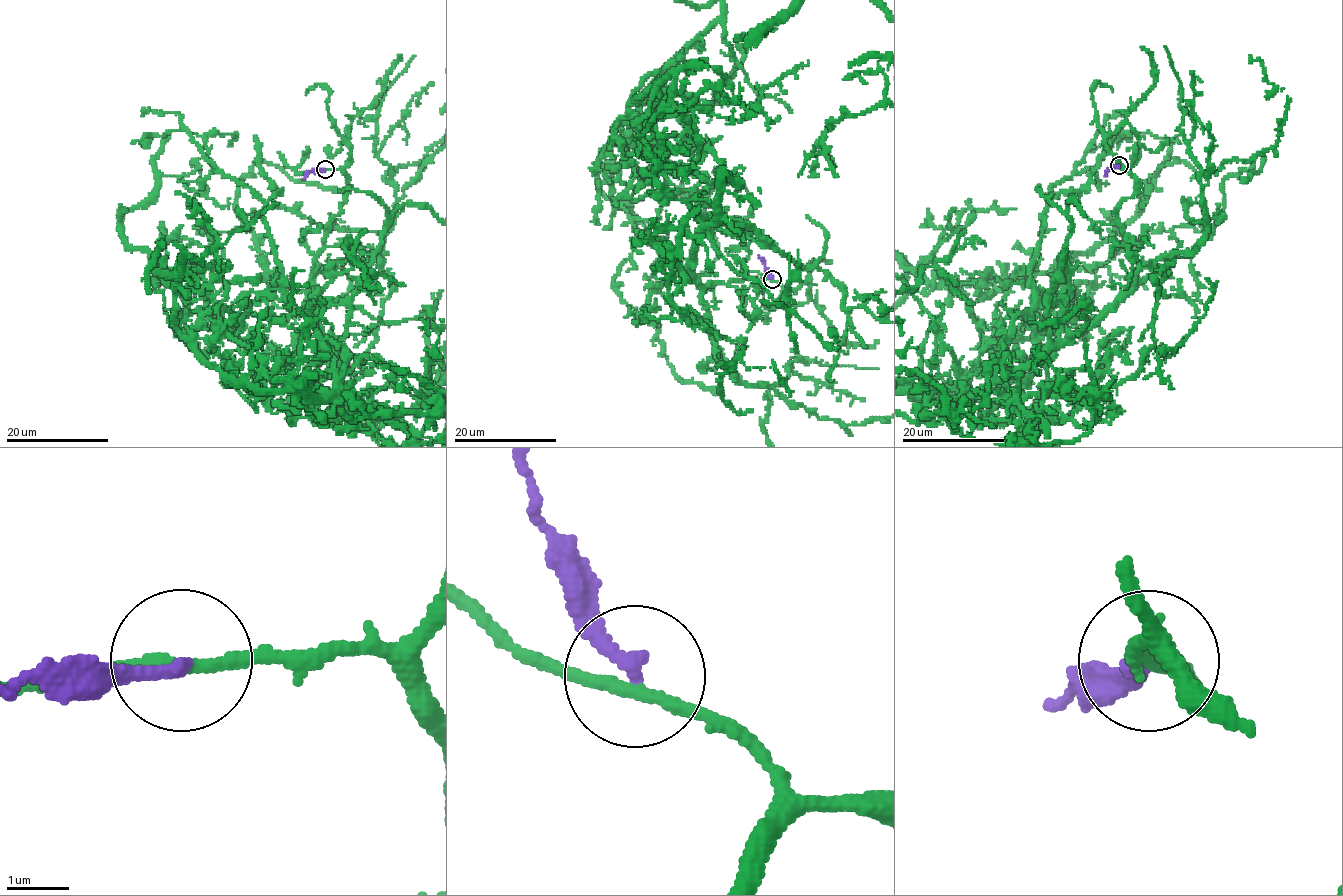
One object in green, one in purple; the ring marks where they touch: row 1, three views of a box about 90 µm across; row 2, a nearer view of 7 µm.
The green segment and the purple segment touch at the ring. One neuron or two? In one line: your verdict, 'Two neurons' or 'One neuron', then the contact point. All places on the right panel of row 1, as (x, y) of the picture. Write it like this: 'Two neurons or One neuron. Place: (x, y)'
Two neurons. Place: (1119, 165)

